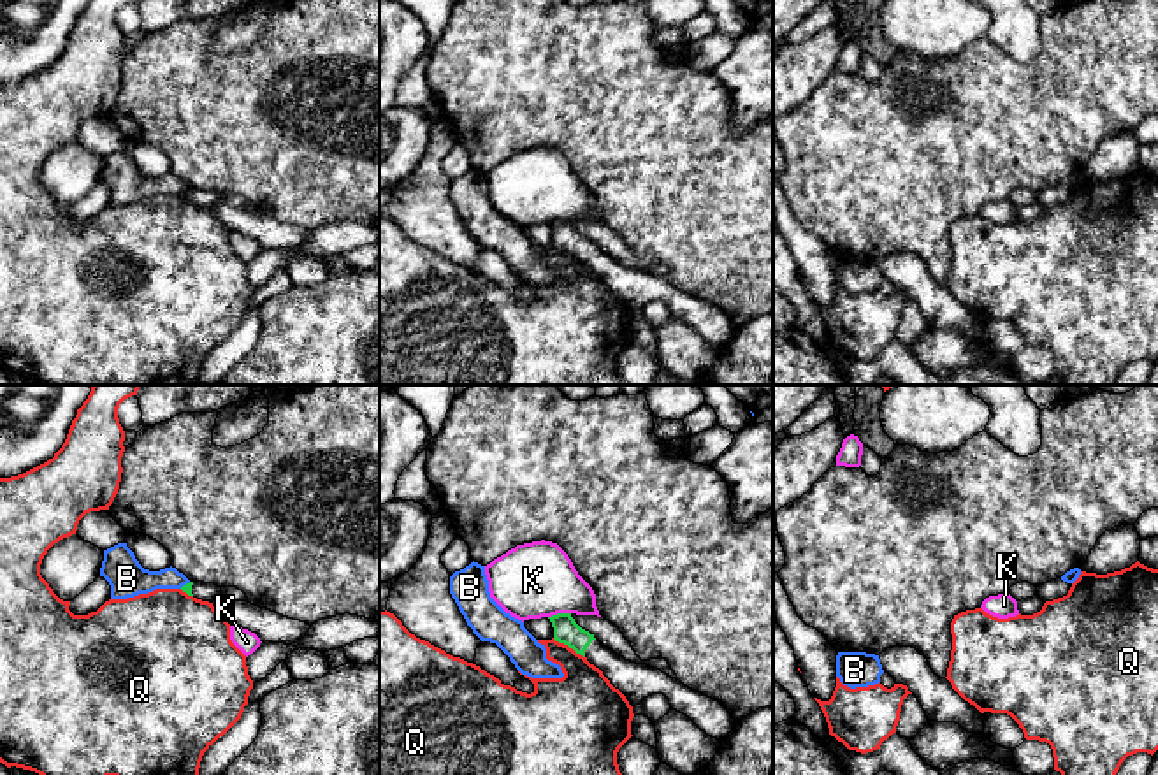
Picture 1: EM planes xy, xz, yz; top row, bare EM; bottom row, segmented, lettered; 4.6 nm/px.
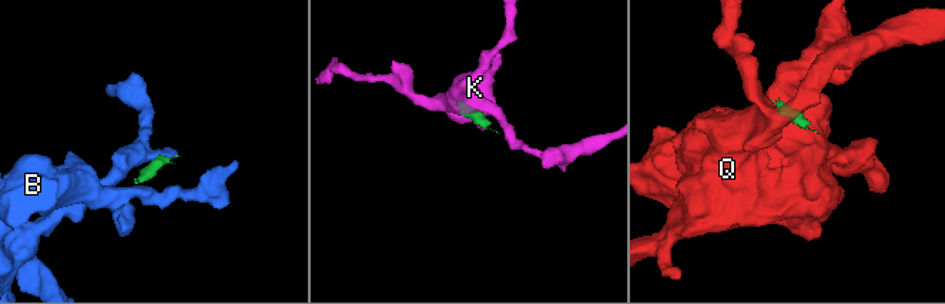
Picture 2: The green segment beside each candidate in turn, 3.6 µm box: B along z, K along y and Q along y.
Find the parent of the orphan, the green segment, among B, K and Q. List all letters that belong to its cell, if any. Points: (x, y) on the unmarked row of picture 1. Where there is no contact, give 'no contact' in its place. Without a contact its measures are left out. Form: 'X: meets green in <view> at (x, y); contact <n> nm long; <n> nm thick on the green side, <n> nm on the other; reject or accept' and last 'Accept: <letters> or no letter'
B: meets green in xy at (187, 190); contact 60 nm long; 40 nm thick on the green side, 150 nm on the other; reject
K: meets green in xz at (559, 220); contact 110 nm long; 120 nm thick on the green side, 340 nm on the other; reject
Q: meets green in xz at (568, 252); contact 180 nm long; 120 nm thick on the green side, 280 nm on the other; reject
Accept: no letter

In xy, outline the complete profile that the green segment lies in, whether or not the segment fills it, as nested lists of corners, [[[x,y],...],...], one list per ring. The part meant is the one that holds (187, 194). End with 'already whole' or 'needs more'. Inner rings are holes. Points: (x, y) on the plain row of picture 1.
[[[190,188],[183,192],[181,197],[186,199],[188,202],[193,202],[197,206],[209,207],[209,209],[213,209],[216,204],[221,202],[221,193],[214,190],[204,190],[204,188]]]; needs more

